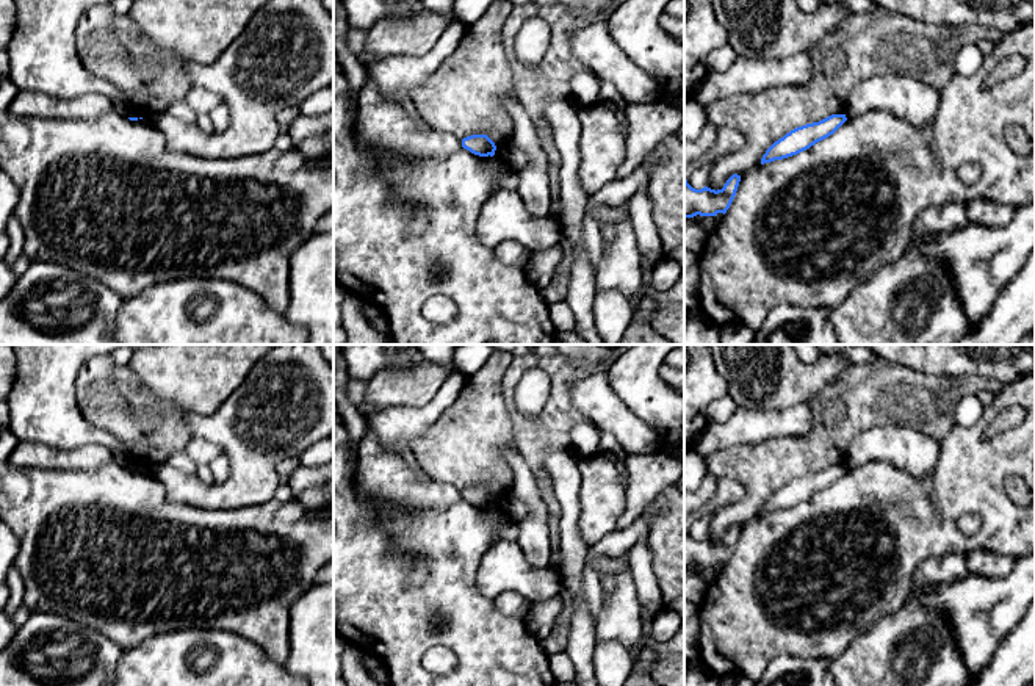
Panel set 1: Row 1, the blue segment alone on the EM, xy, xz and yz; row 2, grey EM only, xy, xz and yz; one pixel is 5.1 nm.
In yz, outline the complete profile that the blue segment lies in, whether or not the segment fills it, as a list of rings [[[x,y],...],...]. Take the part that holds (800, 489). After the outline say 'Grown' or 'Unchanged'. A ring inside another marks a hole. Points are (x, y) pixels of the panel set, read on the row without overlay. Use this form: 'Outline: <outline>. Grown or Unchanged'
Outline: [[[831,465],[819,473],[791,481],[766,501],[761,509],[761,515],[783,511],[810,500],[816,493],[833,486],[846,471],[846,465]]]. Unchanged

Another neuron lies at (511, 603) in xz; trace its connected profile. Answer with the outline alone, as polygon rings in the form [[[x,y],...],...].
[[[503,592],[496,600],[501,614],[525,619],[531,609],[531,603],[517,592]]]

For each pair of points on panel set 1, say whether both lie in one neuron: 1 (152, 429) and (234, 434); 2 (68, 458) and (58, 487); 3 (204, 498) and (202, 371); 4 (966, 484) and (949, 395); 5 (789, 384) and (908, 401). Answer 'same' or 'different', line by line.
1: different
2: different
3: different
4: different
5: different

